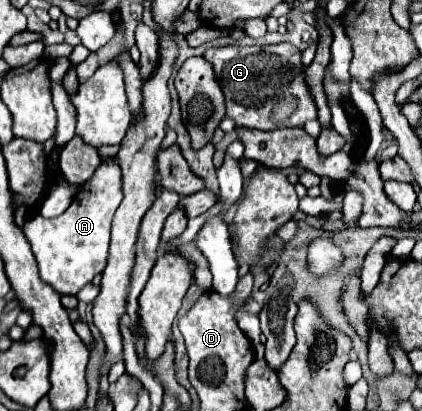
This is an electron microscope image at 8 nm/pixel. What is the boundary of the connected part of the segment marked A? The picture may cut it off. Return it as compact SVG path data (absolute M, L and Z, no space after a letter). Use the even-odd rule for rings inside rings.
M102 157L102 165L96 169L94 177L82 185L70 205L70 209L66 209L66 213L62 213L60 217L54 219L46 219L42 215L36 215L34 219L30 219L24 225L24 235L34 251L34 257L38 261L38 269L40 269L40 277L52 285L58 293L62 295L76 295L86 283L90 283L98 273L104 271L106 261L108 261L108 241L110 241L110 225L112 225L112 217L114 211L118 209L122 201L122 171L118 165L116 157Z

